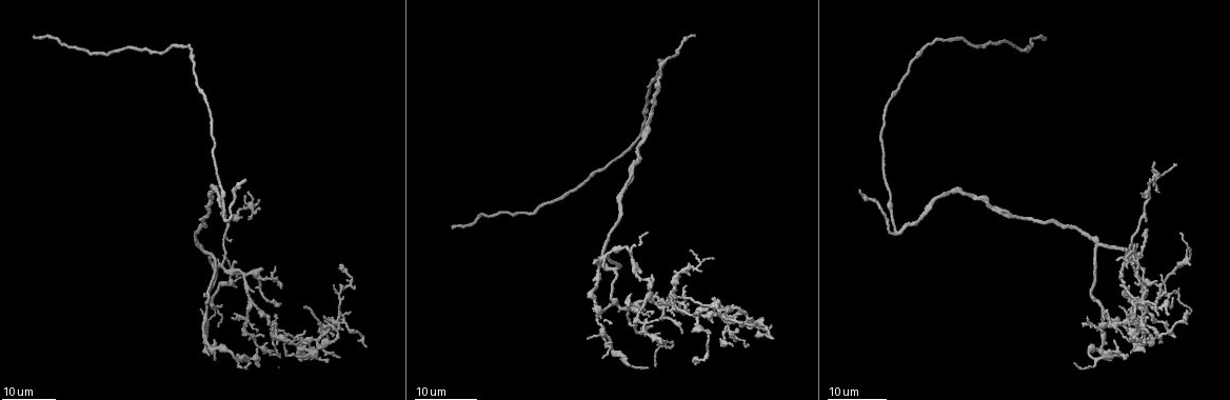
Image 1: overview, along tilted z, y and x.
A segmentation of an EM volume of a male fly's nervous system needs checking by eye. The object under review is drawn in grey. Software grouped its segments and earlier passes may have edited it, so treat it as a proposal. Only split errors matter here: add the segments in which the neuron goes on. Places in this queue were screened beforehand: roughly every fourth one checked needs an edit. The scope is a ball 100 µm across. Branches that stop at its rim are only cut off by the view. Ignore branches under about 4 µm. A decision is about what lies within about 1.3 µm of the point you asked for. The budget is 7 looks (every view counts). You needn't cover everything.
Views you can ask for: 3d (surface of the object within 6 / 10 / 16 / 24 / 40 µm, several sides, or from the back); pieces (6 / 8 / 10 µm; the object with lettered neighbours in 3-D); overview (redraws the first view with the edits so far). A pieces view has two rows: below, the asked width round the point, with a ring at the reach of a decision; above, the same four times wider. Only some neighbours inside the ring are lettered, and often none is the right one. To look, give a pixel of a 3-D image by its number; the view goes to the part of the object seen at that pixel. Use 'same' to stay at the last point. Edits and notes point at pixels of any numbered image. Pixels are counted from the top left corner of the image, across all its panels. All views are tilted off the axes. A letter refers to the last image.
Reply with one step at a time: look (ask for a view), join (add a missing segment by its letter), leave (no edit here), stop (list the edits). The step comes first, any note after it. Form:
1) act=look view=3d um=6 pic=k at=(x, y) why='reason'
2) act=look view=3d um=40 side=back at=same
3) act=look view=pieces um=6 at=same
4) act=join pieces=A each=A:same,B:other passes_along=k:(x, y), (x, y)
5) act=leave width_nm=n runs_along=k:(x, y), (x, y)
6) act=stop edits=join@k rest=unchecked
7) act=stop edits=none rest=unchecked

act=look view=3d um=24 pic=1 at=(858, 192) why='branch stops here'

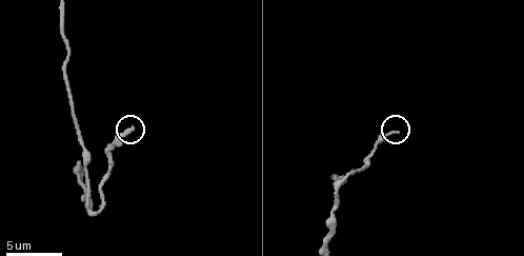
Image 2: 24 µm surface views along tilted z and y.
act=look view=3d um=10 pic=2 at=(395, 134)

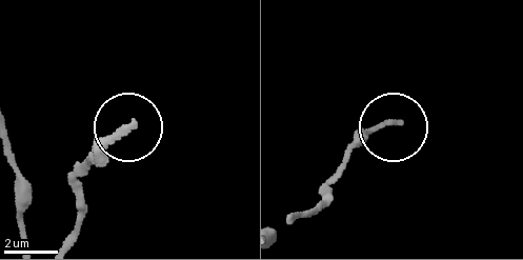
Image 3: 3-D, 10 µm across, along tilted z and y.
act=look view=pieces um=10 pic=3 at=(132, 124)

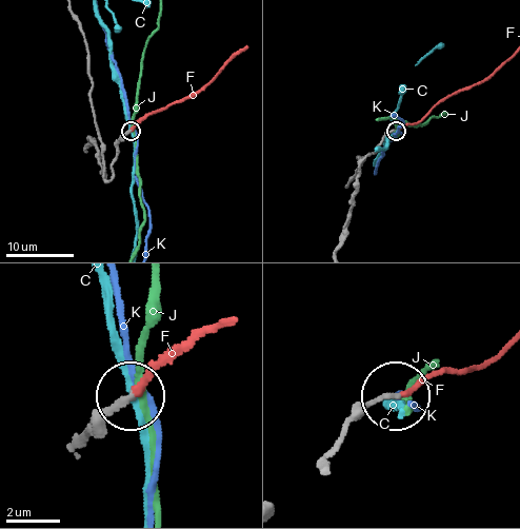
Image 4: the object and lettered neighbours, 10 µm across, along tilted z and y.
act=join pieces=F width_nm=180 each=C:other,F:same,J:other,K:other passes_along=4:(80, 444), (120, 397), (139, 392), (163, 366), (226, 324) found='the neuron continues'

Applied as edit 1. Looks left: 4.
act=look view=3d um=24 pic=1 at=(251, 292) why='free end'

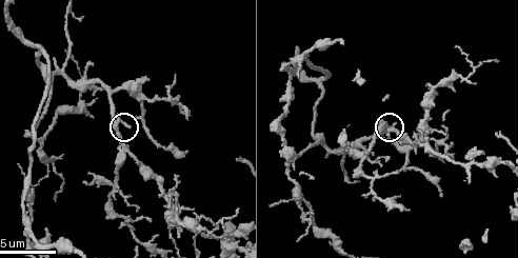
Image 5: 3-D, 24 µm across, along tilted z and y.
act=look view=3d um=10 pic=5 at=(396, 124)

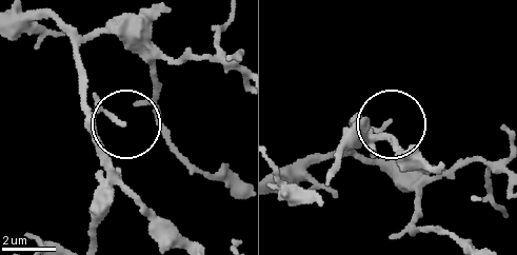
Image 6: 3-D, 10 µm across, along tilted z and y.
act=look view=pieces um=8 pic=6 at=(124, 123)

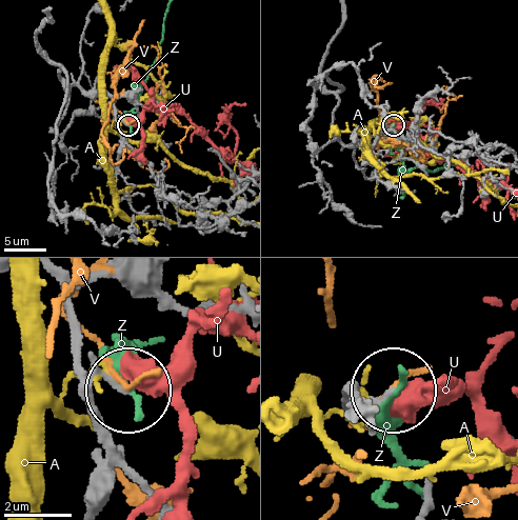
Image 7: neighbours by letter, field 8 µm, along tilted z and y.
act=leave each=A:other,U:other,V:other,Z:other runs_along=7:(56, 282), (81, 346), (128, 386) found='no lettered segment goes on from it'

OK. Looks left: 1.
act=look view=pieces um=6 pic=5 at=(439, 193) why='tapers out'

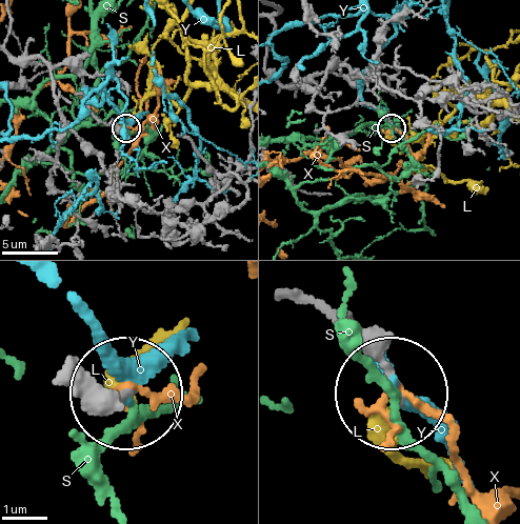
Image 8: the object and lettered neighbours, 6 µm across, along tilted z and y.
act=leave each=L:other,S:other,X:other,Y:other found='no lettered segment goes on from it'

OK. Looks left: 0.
act=stop edits=join@4 rest=unchecked

